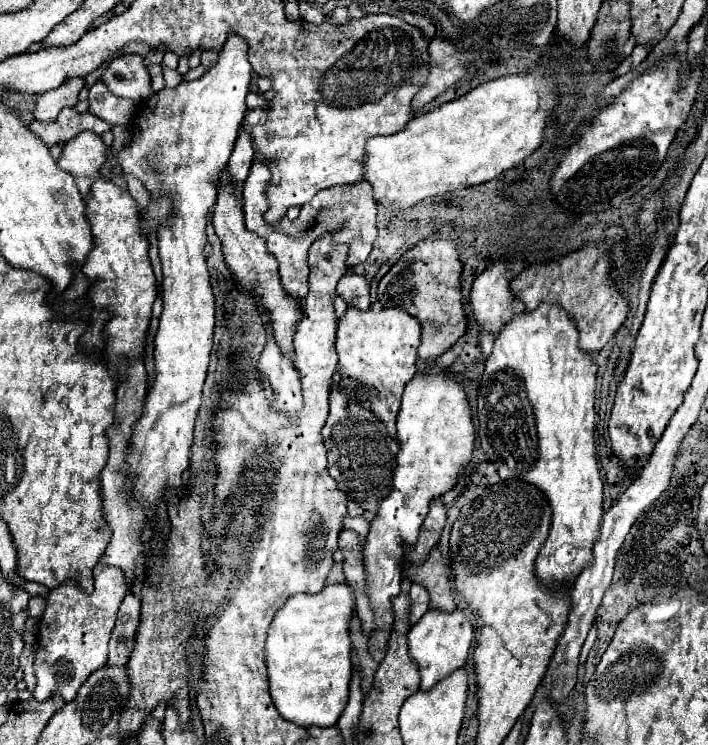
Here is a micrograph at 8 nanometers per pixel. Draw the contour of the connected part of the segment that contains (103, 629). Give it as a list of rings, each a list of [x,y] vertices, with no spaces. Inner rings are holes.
[[[103,560],[93,568],[95,590],[85,594],[73,582],[53,588],[47,596],[47,608],[37,632],[35,676],[37,688],[33,696],[47,700],[53,694],[71,702],[81,684],[107,662],[107,644],[117,620],[117,610],[127,594],[127,582],[121,568],[109,566]]]

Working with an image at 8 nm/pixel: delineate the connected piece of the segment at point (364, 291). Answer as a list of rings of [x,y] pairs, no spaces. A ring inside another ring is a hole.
[[[353,270],[345,272],[345,276],[339,280],[337,294],[343,296],[347,304],[357,306],[359,310],[369,310],[369,282]]]

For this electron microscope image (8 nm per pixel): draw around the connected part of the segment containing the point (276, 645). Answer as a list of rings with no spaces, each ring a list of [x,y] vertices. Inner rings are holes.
[[[347,584],[325,586],[319,594],[295,594],[277,610],[265,642],[271,698],[279,714],[299,726],[335,726],[347,706],[351,680],[349,622],[355,596]]]

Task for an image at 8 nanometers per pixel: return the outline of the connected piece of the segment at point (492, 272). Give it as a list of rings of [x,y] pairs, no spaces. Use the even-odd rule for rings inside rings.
[[[523,260],[495,262],[495,264],[489,266],[481,276],[477,276],[477,280],[473,282],[471,300],[469,300],[471,312],[473,312],[473,316],[475,316],[477,326],[479,326],[483,332],[491,334],[493,338],[497,338],[497,334],[501,332],[501,328],[503,328],[507,322],[511,322],[511,318],[513,318],[515,314],[525,312],[523,302],[521,302],[521,300],[515,300],[515,296],[511,296],[511,288],[509,288],[511,280],[513,280],[517,274],[521,274],[523,268],[525,268]]]

